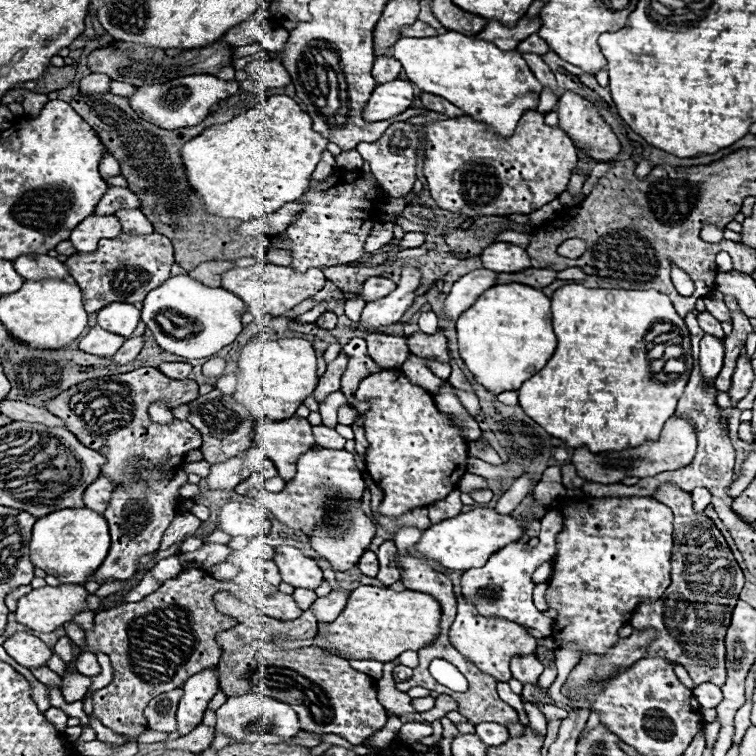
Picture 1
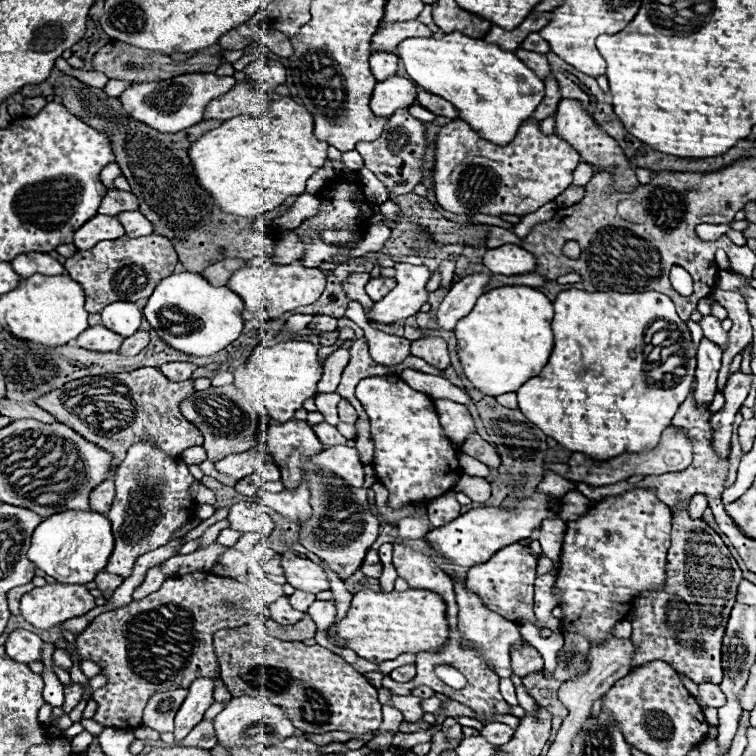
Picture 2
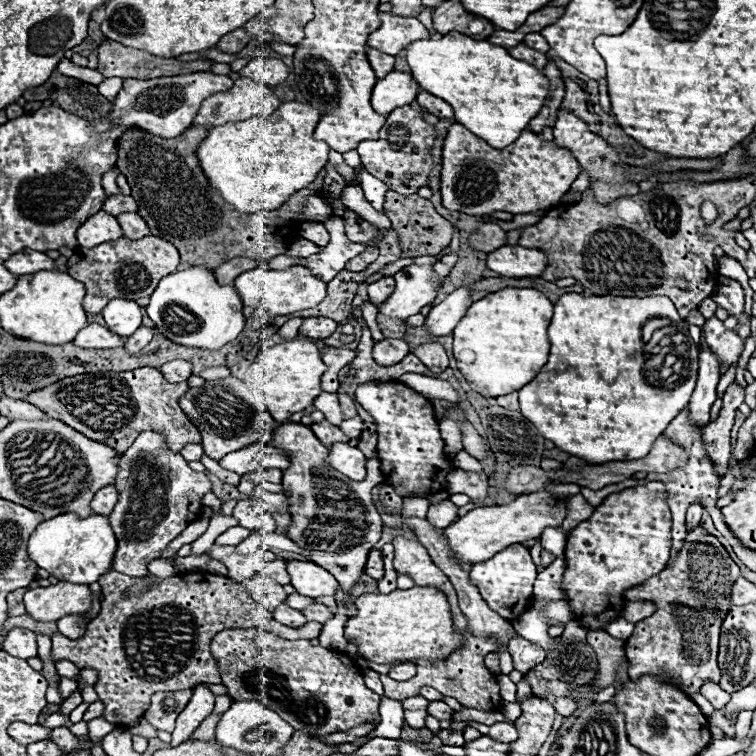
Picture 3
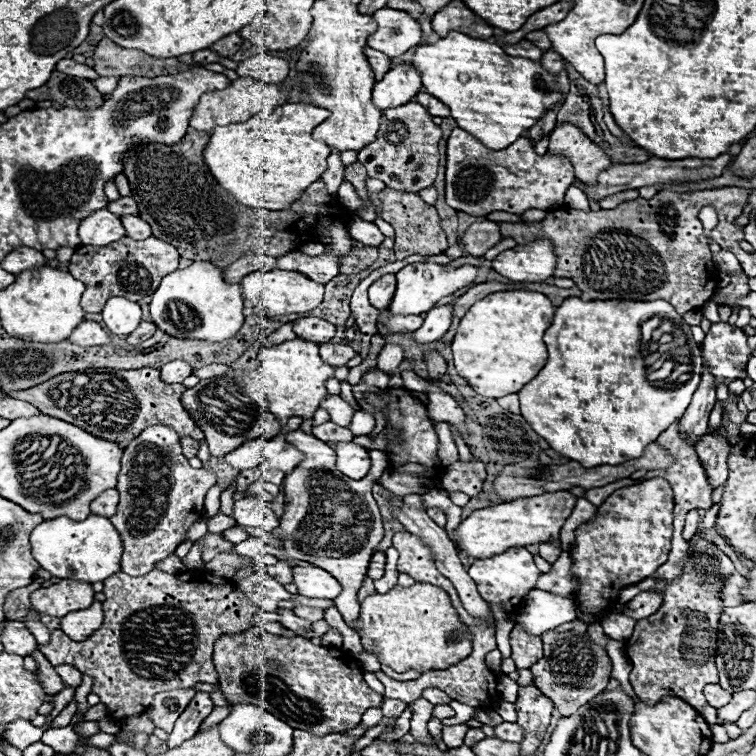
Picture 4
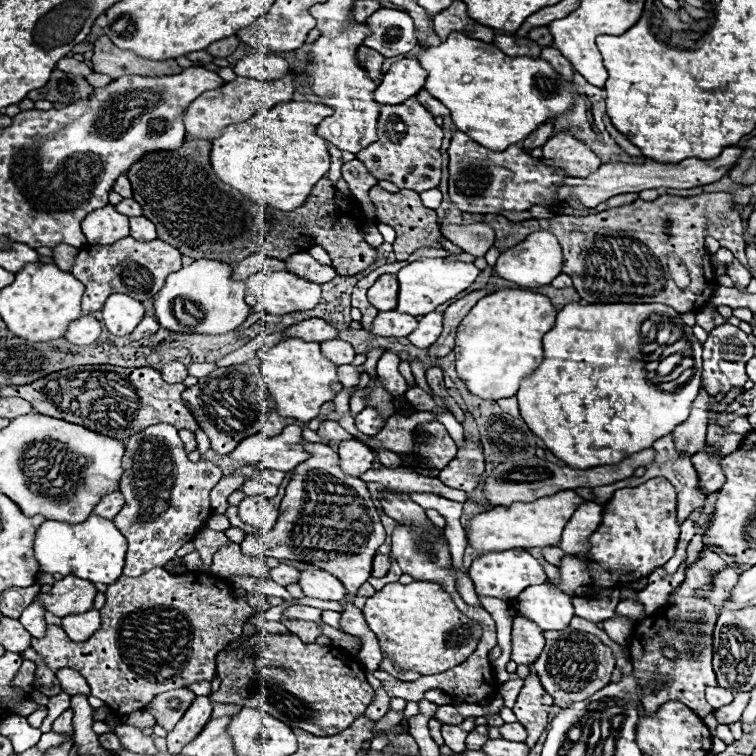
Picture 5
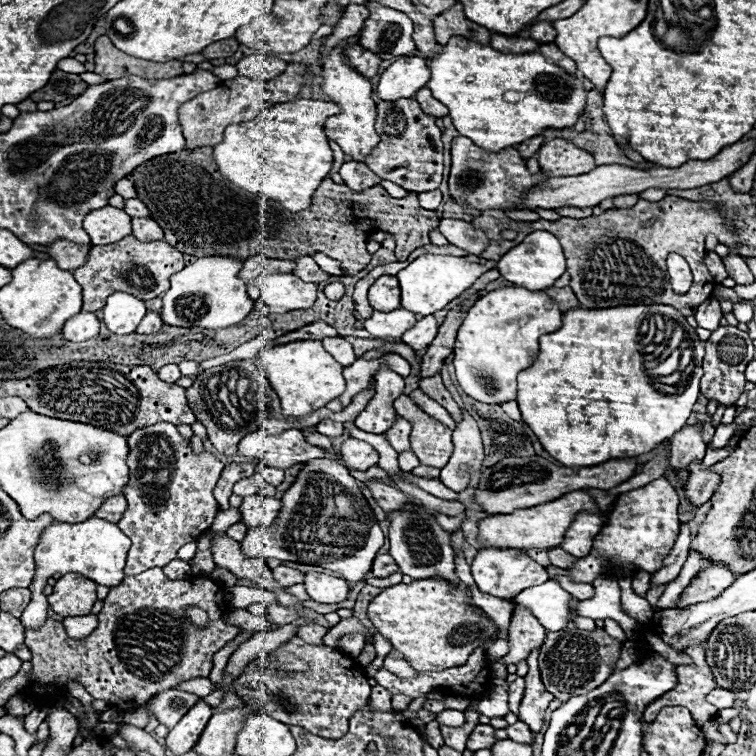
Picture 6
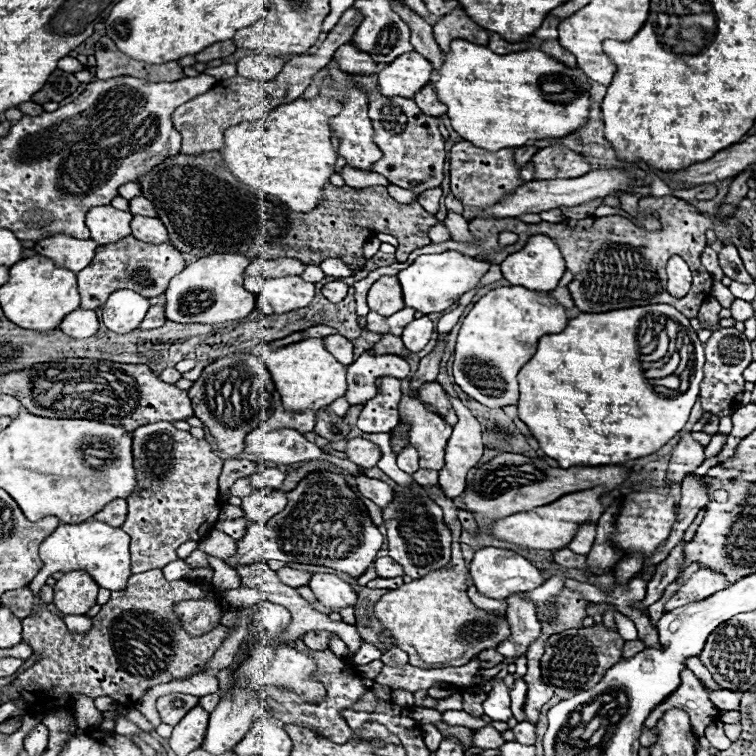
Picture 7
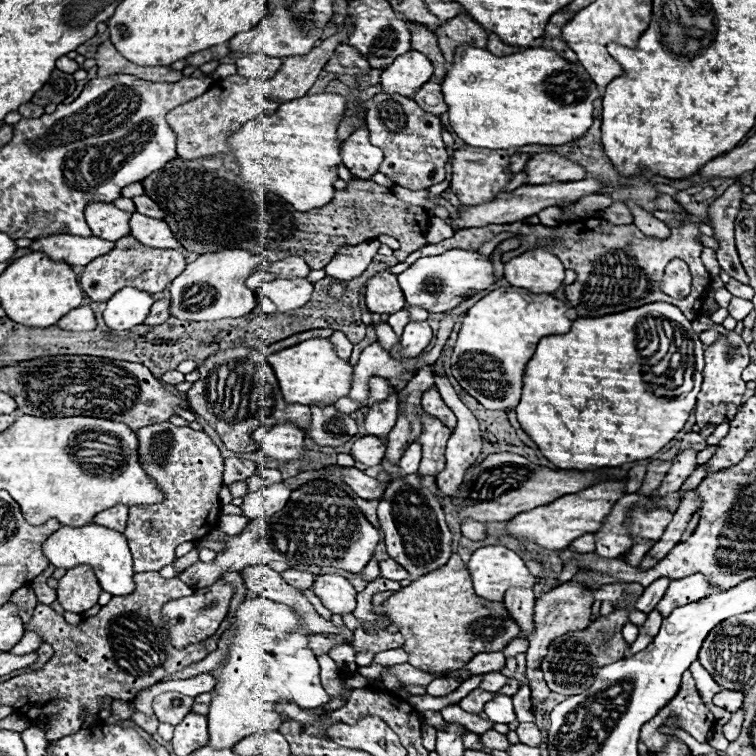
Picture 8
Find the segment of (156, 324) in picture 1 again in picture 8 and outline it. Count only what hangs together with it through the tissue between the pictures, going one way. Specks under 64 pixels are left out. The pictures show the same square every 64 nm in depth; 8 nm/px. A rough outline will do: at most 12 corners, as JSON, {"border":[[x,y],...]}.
{"border":[[246,250],[198,256],[168,286],[170,316],[214,322],[250,314]]}

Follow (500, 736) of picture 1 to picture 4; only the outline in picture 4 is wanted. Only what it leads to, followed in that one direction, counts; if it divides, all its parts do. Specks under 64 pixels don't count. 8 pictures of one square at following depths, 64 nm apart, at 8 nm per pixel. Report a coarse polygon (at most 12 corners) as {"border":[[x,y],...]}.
{"border":[[516,722],[494,726],[494,736],[520,742],[524,732]]}

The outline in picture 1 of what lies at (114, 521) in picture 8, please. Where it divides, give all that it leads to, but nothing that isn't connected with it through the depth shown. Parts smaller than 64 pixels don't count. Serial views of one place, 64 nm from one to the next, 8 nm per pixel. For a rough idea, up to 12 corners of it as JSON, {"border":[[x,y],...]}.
{"border":[[108,478],[86,488],[82,500],[86,508],[102,512],[110,504],[112,484]]}

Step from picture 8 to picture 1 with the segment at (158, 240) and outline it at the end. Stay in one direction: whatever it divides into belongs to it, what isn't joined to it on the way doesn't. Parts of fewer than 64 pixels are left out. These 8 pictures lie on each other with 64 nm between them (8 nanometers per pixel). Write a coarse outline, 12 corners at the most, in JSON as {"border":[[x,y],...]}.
{"border":[[138,208],[118,210],[124,232],[130,236],[154,232]]}

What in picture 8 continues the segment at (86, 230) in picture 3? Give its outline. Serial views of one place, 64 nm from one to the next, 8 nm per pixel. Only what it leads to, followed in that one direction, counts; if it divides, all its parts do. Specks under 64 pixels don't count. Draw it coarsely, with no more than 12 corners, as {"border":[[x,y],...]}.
{"border":[[92,202],[92,236],[116,242],[130,234],[130,212]]}

